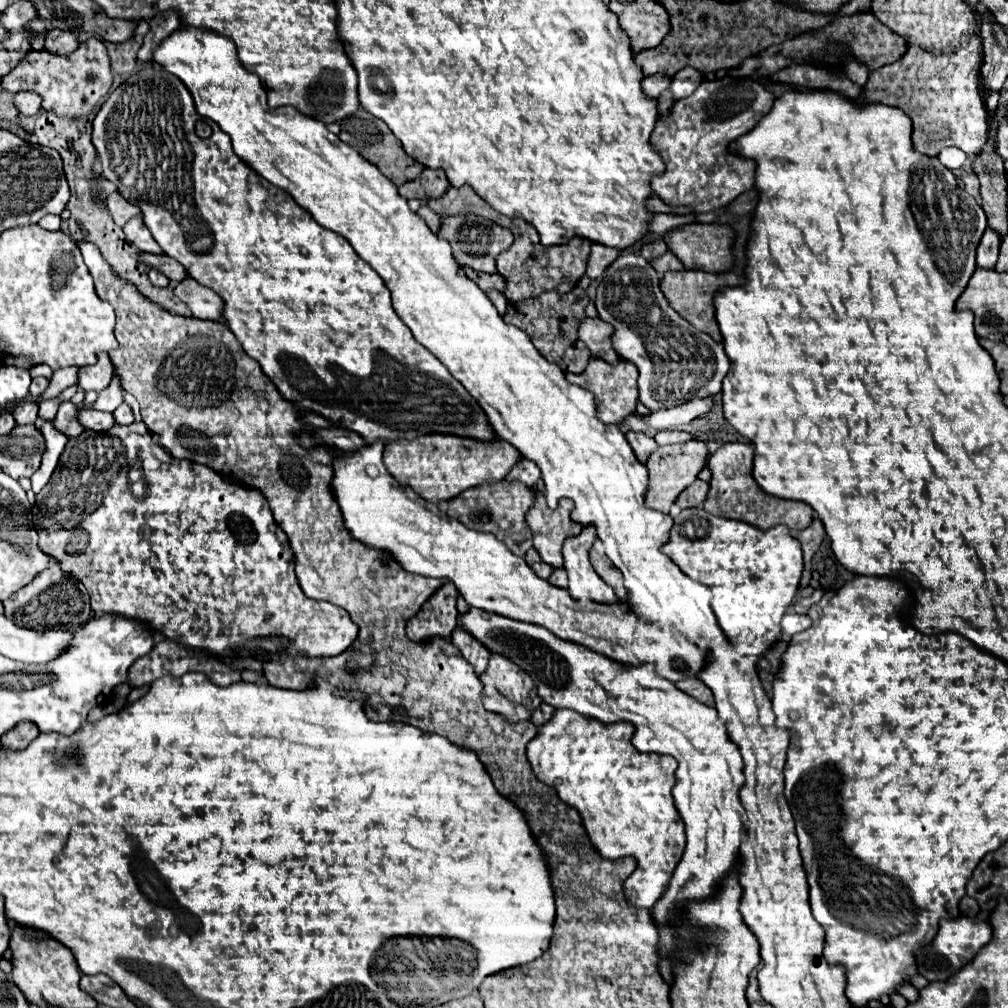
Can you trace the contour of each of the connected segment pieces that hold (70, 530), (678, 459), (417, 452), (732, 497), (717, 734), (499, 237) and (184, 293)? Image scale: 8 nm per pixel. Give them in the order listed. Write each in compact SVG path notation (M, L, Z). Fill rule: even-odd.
M135 422L129 426L113 426L103 432L85 430L77 438L71 438L63 450L63 456L59 458L59 464L47 482L47 486L37 494L37 520L35 530L39 534L39 546L49 556L57 558L65 572L71 572L71 576L77 576L91 596L91 608L97 614L113 614L113 616L125 616L131 620L141 620L149 628L161 632L167 640L173 640L181 646L201 650L217 660L221 658L251 658L257 662L269 662L269 660L283 660L287 656L337 656L345 652L357 638L357 624L349 618L347 610L307 598L295 578L293 572L293 552L289 548L289 540L285 532L275 524L267 498L261 490L249 488L235 480L229 474L217 472L213 468L207 468L203 464L195 464L191 460L177 460L167 450L163 450L159 444L153 442L151 432L143 422Z
M689 440L685 444L673 444L673 446L659 446L647 460L647 470L649 470L649 488L645 494L645 506L659 510L663 514L669 514L671 504L675 498L697 478L701 468L705 466L707 460L707 446L699 440Z
M423 434L415 440L395 440L385 444L383 464L401 484L411 486L425 500L449 500L459 492L491 480L503 480L521 460L515 446L503 440L475 440L449 434Z
M731 442L721 446L713 456L709 456L707 466L711 470L711 482L709 482L709 494L705 500L705 510L709 514L721 516L721 518L731 518L731 520L741 520L747 522L755 528L767 530L775 524L785 524L791 534L797 534L805 530L811 520L813 520L813 508L805 502L797 500L786 500L771 496L763 490L759 490L757 482L753 480L751 468L753 468L753 446L741 444L741 442Z
M469 608L469 612L461 614L459 628L479 640L491 654L505 656L525 670L535 680L537 694L543 702L553 708L571 708L603 724L629 722L635 726L631 744L639 752L669 754L678 762L677 786L672 794L675 808L685 824L687 844L667 890L651 908L655 928L661 936L657 946L659 972L667 984L673 984L673 970L681 964L677 954L681 952L683 938L679 936L685 936L683 928L673 924L673 916L681 906L709 900L719 892L731 870L735 870L739 848L747 838L747 816L739 800L739 790L745 784L741 752L737 744L729 740L715 708L699 704L693 696L659 676L655 664L623 664L591 652L581 644L561 640L535 624L519 620L503 624L501 620L497 614ZM667 934L673 934L673 938L667 938Z
M453 216L453 218L443 218L439 238L449 240L453 248L453 258L461 268L471 268L471 270L481 270L481 272L497 272L495 258L505 252L513 244L513 234L507 228L501 228L491 222L491 226L481 226L481 224L471 224L469 220L479 220L477 216Z
M185 276L185 280L175 286L175 296L189 306L189 310L195 318L203 318L203 320L221 318L223 300L213 290L201 286L191 276Z

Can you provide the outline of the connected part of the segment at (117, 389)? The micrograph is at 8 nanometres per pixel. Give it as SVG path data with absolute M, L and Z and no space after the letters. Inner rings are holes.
M113 376L111 384L109 384L103 392L99 392L93 408L95 408L95 410L103 410L103 412L113 412L121 402L123 402L121 378L119 378L119 376Z

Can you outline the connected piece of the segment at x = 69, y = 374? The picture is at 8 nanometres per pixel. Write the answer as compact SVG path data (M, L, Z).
M67 366L67 368L54 371L53 378L50 380L47 390L42 393L43 399L55 398L59 396L67 386L77 384L79 370L81 370L79 366Z

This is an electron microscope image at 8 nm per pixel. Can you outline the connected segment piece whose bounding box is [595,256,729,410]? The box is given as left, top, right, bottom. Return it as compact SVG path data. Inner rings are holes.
M639 256L639 286L637 266L609 270L597 286L595 308L599 318L613 326L613 350L637 366L639 400L649 410L671 408L693 398L707 398L721 392L721 380L729 372L723 346L713 342L711 336L691 328L687 320L669 308L659 290L659 276L643 256Z

